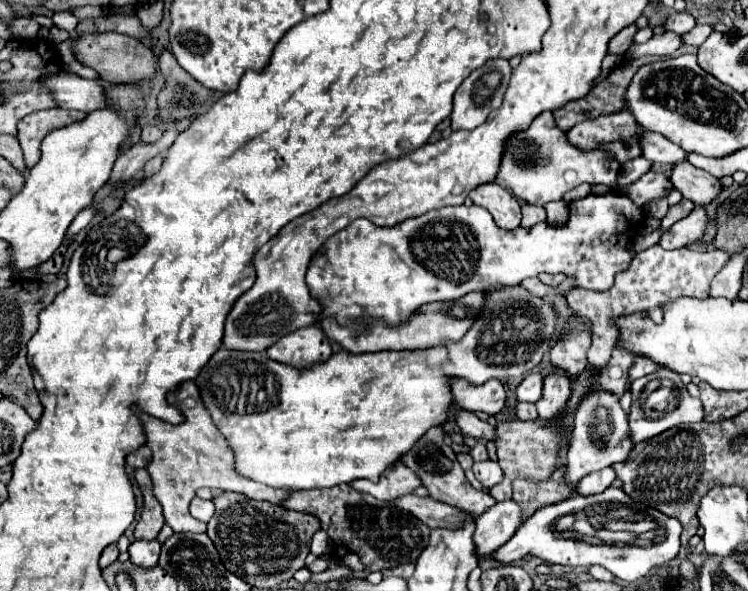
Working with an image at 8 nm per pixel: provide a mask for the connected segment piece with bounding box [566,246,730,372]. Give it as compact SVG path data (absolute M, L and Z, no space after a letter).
M652 246L634 256L630 268L616 276L614 288L606 292L590 292L582 288L574 288L568 292L566 300L574 314L590 318L594 322L592 330L592 346L588 350L588 368L600 372L616 344L618 330L612 326L612 316L626 316L634 312L648 312L650 316L658 316L662 320L660 306L668 300L680 296L694 296L694 298L708 298L710 282L720 272L720 268L730 260L730 254L724 250L708 250L708 252L694 252L690 248L680 250L664 250L662 246Z

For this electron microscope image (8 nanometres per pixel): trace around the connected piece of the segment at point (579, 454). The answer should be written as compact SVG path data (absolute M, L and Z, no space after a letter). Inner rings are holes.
M588 390L586 398L580 400L578 410L574 414L574 430L572 430L570 448L568 448L568 472L566 472L566 480L568 482L580 482L580 478L584 478L590 472L602 470L602 468L612 466L616 462L624 462L632 448L634 448L634 442L630 438L628 416L622 410L618 398L614 398L614 394L610 394L610 390ZM596 406L606 406L610 410L610 422L614 424L612 434L608 438L604 438L600 444L596 444L592 440L592 434L594 434L594 408Z

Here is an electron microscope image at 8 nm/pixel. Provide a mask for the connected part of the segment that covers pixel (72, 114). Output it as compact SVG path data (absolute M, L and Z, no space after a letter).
M50 108L50 110L40 110L34 114L28 114L20 124L18 124L18 140L20 146L24 150L24 160L26 166L32 168L42 152L40 152L40 144L42 138L62 126L68 126L72 122L78 122L86 118L84 112L76 112L76 110L62 110L62 108Z

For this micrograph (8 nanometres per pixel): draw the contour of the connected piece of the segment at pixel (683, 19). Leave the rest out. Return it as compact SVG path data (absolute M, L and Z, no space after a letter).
M688 12L670 14L670 16L662 22L664 30L672 30L672 32L676 32L676 34L686 34L686 32L690 32L690 30L694 28L694 24L696 24L696 20L694 20L694 16L688 14Z

